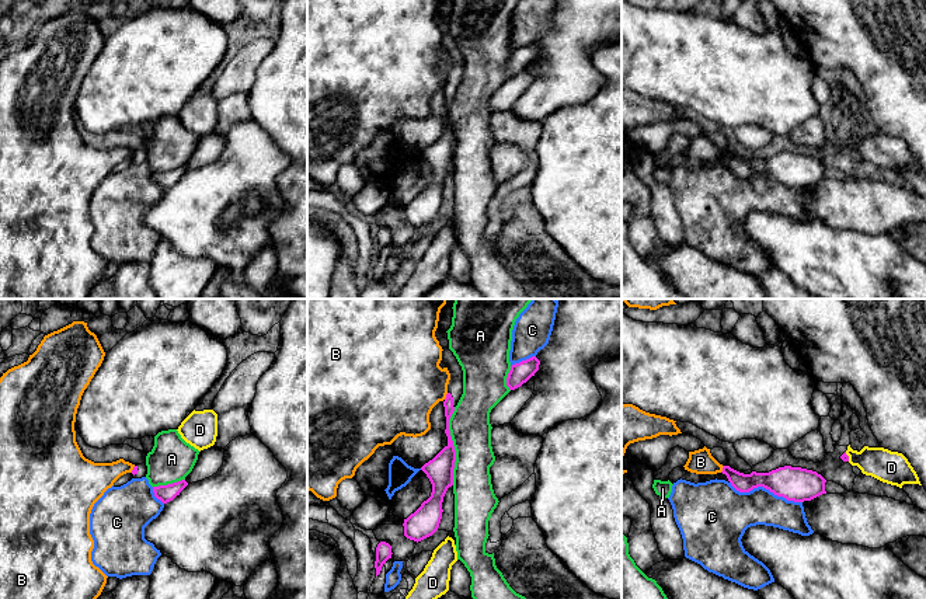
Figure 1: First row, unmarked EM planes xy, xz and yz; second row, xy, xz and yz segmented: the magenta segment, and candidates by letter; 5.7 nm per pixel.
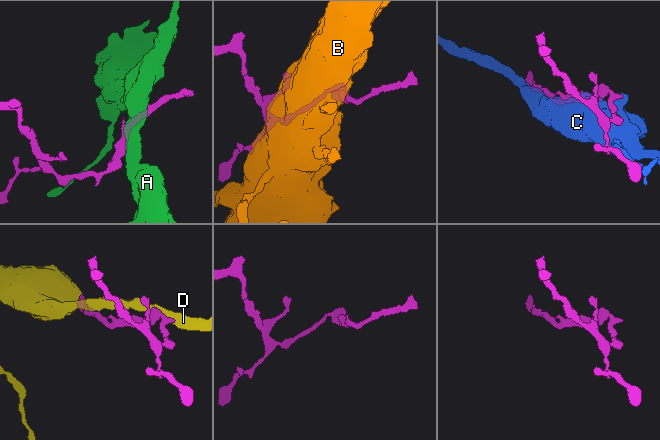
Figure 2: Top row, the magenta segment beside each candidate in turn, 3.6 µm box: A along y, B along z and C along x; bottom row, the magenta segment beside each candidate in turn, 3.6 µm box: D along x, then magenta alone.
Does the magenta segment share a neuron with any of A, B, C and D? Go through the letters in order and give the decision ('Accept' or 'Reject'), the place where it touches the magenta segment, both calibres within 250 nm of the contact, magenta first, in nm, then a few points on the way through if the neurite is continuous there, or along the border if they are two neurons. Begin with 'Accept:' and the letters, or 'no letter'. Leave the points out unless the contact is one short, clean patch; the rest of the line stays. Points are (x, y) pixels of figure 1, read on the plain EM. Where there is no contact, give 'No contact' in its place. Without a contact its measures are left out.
Accept: no letter
A: Reject. Touches magenta at xz (453, 132). Thickness 160 nm (magenta) against 240 nm
B: Reject. Touches magenta at xz (446, 82). Thickness 60 nm (magenta) against 420 nm. Boundary: xz (448, 79), (444, 84)
C: Reject. Touches magenta at yz (765, 173). Thickness 200 nm (magenta) against 260 nm
D: Reject. Touches magenta at yz (848, 142). Thickness 50 nm (magenta) against 180 nm

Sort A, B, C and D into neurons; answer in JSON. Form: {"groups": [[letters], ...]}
{"groups": [["A"], ["B"], ["C"], ["D"]]}

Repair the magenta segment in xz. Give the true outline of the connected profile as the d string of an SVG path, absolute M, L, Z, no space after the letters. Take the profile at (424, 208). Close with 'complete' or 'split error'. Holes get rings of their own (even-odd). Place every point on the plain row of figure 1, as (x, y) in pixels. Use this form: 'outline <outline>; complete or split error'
outline M449 34L442 36L442 48L450 59L448 80L443 87L448 130L432 146L421 153L432 170L432 178L431 182L424 187L414 199L404 205L403 209L404 222L417 229L432 222L438 216L443 198L443 182L448 174L453 171L456 136L449 116L449 105L463 80L463 56Z; split error

